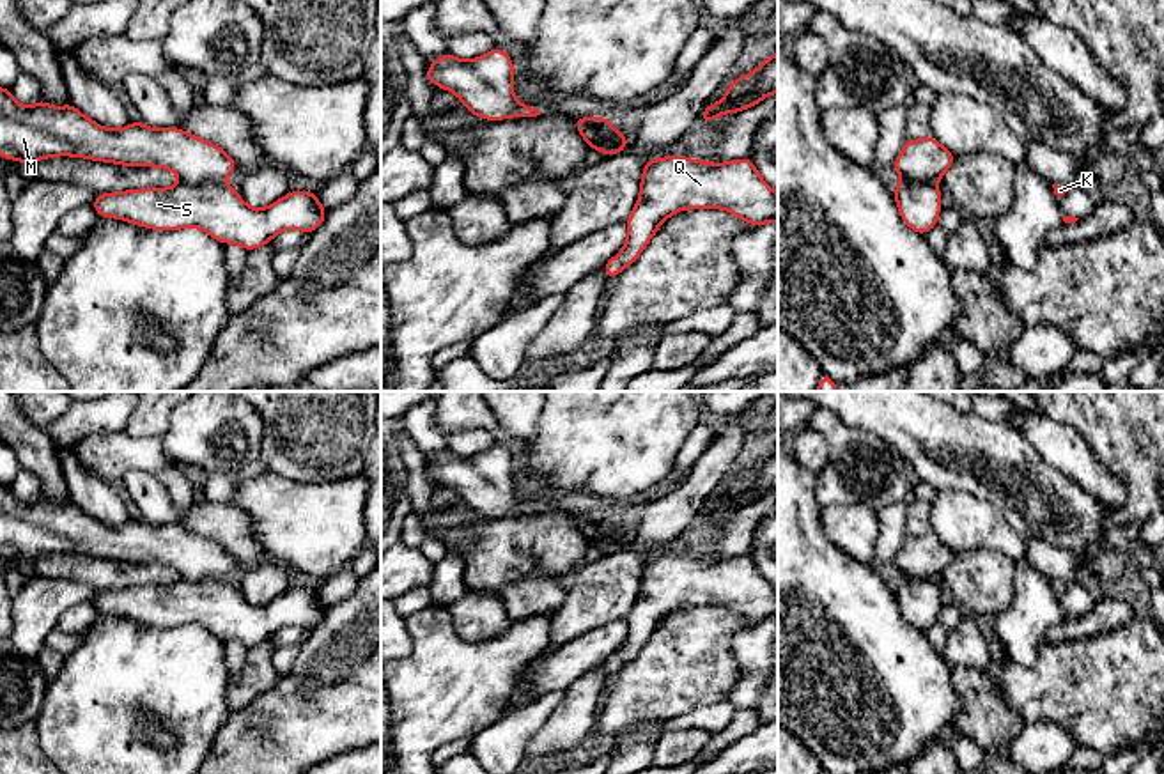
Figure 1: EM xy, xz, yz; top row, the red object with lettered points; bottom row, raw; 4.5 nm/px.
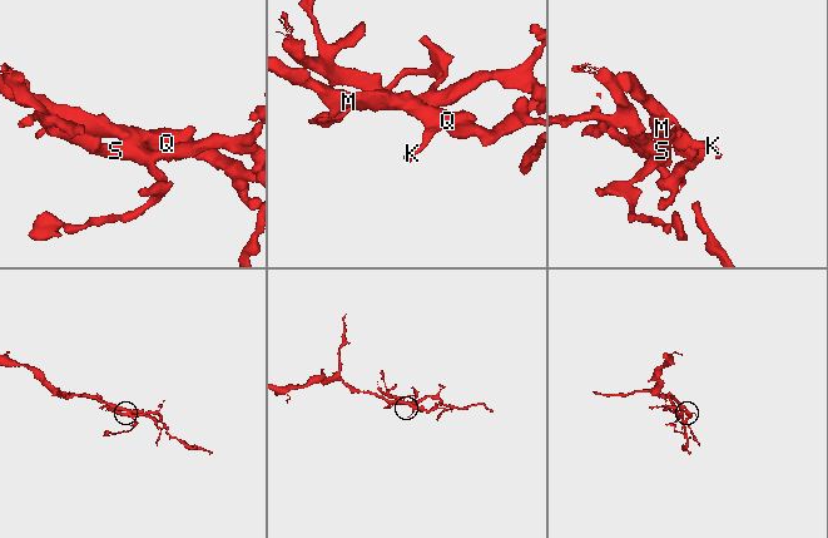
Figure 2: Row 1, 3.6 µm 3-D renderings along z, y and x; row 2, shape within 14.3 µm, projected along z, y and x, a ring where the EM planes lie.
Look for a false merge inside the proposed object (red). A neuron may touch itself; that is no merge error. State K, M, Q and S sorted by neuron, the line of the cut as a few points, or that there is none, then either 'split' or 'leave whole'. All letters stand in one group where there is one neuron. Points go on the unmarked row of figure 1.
K M Q / S | xy (222, 576), (195, 581), (183, 580) | split

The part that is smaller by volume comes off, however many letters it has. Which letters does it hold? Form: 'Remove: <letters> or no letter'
Remove: S

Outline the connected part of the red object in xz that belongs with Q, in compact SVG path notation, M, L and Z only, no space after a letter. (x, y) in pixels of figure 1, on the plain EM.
M682 553L648 554L641 572L638 600L629 611L627 639L609 655L602 670L608 677L620 671L645 646L661 620L680 606L728 606L755 623L767 618L778 620L778 590L765 581L749 554L714 561L709 556L695 558Z

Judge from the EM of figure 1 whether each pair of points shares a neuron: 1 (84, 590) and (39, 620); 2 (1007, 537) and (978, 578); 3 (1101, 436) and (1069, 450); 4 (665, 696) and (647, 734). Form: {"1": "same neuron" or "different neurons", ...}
{"1": "same neuron", "2": "different neurons", "3": "different neurons", "4": "different neurons"}

